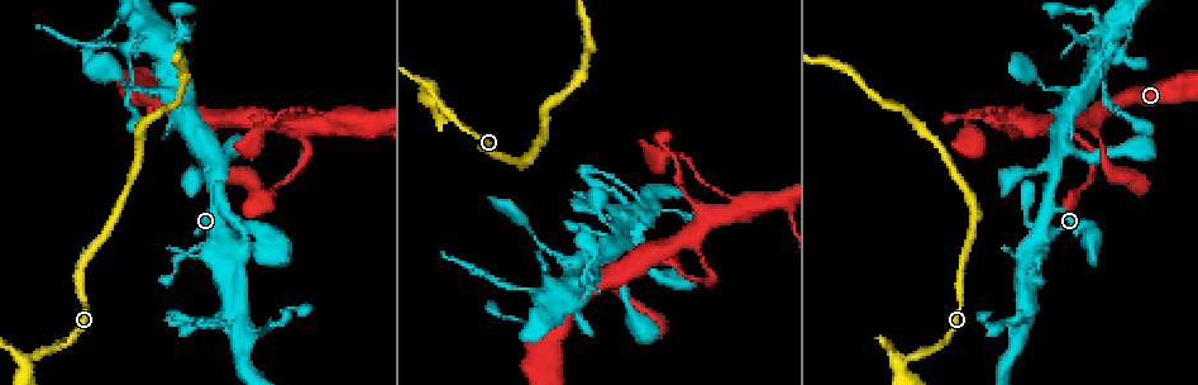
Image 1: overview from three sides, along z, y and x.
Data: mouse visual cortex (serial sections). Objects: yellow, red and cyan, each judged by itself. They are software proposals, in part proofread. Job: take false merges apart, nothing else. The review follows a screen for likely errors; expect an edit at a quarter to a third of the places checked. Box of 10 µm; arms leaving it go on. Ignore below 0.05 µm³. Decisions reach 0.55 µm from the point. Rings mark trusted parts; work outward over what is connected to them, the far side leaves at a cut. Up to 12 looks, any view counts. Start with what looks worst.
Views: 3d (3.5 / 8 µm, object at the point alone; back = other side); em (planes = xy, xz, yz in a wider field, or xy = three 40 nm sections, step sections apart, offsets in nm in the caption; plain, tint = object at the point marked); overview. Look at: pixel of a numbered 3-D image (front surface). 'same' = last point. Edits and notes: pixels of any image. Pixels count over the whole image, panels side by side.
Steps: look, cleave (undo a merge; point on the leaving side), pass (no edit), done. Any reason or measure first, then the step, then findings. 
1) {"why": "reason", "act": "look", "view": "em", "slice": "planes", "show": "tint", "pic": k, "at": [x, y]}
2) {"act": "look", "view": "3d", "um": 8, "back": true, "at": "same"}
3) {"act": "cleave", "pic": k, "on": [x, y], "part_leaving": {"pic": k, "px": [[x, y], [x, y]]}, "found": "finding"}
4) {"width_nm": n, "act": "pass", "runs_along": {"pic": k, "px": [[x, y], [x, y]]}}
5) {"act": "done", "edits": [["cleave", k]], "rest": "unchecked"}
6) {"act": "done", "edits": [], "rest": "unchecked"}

{"why": "a narrow waist", "act": "look", "view": "3d", "um": 3.5, "pic": 1, "at": [703, 259]}

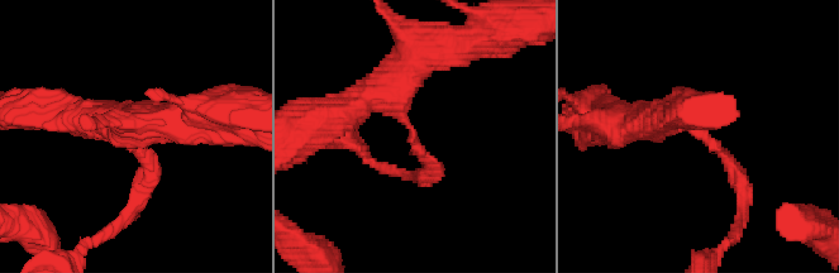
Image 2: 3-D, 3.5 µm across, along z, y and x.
{"arm_widths_nm": [200, 450], "why": "now the EM", "act": "look", "view": "em", "slice": "xy", "step": 3, "show": "tint", "pic": 2, "at": [413, 130]}

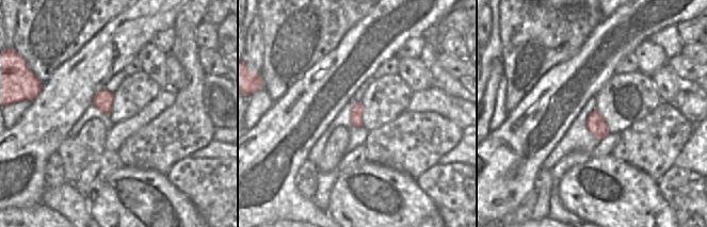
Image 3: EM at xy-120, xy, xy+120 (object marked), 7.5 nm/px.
{"why": "cut it another way", "act": "look", "view": "em", "slice": "xy", "step": 2, "show": "tint", "at": "same"}

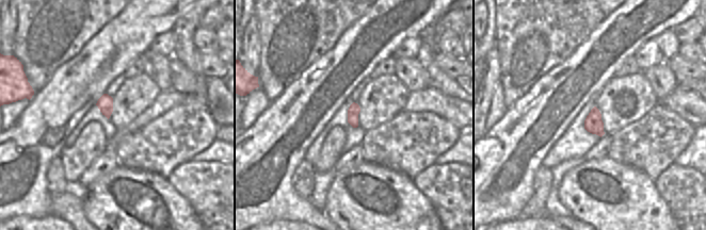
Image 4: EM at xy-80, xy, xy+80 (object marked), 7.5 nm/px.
{"act": "pass", "runs_along": {"pic": 2, "px": [[67, 115], [129, 127], [142, 188]]}, "found": "continuous, no second cell"}

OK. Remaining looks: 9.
{"why": "thin neck", "act": "look", "view": "3d", "um": 8, "back": true, "pic": 1, "at": [670, 153]}

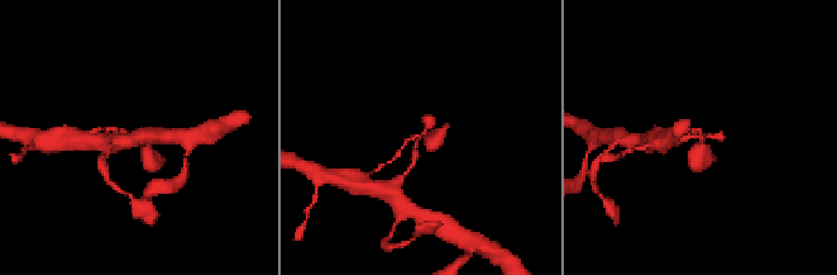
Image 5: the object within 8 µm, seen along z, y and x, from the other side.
{"act": "look", "view": "em", "slice": "xy", "step": 1, "show": "tint", "at": "same"}

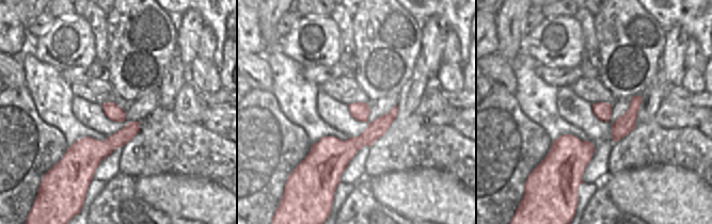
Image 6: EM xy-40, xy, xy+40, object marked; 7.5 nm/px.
{"width_nm": 140, "act": "pass", "runs_along": {"pic": 5, "px": [[412, 164], [417, 136], [444, 132]]}, "found": "all the same cell"}

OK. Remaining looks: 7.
{"why": "sudden change in width", "act": "look", "view": "3d", "um": 3.5, "pic": 1, "at": [435, 87]}

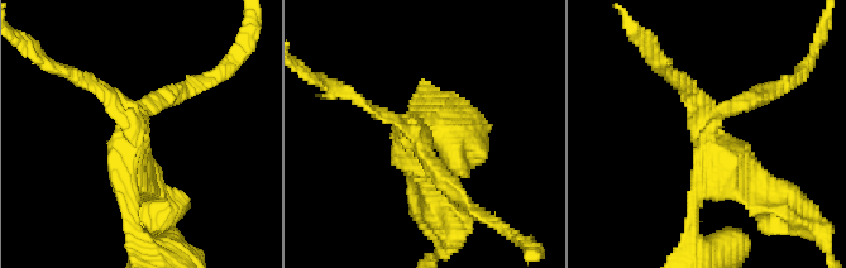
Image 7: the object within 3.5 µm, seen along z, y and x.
{"arms": 3, "arm_widths_nm": [150, 200, 400], "why": "need the tissue", "act": "look", "view": "em", "slice": "xy", "step": 3, "show": "tint", "pic": 7, "at": [418, 136]}

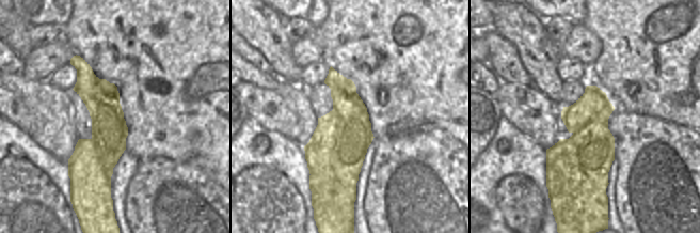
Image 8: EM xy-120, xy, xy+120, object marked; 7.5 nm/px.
{"why": "another direction", "act": "look", "view": "em", "slice": "planes", "show": "tint", "at": "same"}

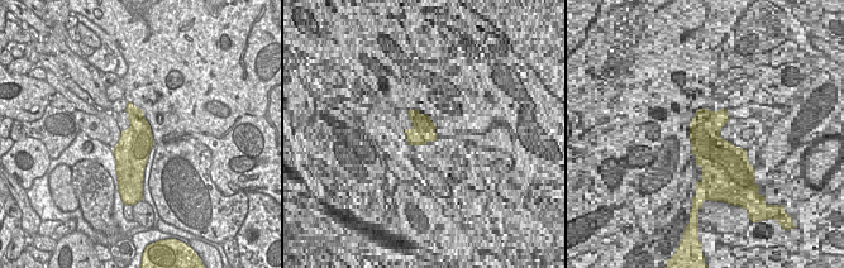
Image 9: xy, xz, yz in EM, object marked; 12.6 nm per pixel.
{"width_nm": 420, "act": "cleave", "pic": 7, "on": [100, 92], "part_leaving": {"pic": 7, "px": [[135, 116], [132, 159], [152, 180]]}, "found": "a second cell is stuck on"}

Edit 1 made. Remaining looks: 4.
{"why": "see it whole again", "act": "look", "view": "overview"}

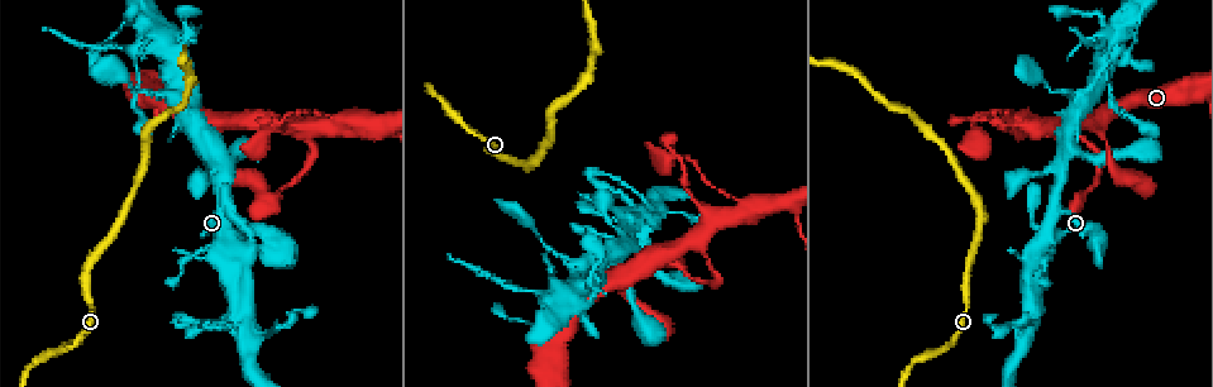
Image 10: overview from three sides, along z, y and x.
{"why": "sharp bend", "act": "look", "view": "3d", "um": 3.5, "pic": 10, "at": [1043, 245]}

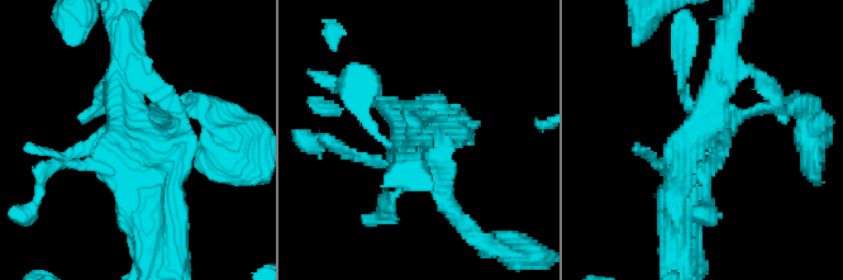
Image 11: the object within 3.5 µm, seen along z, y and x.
{"why": "need the tissue", "act": "look", "view": "em", "slice": "xy", "step": 1, "show": "tint", "pic": 11, "at": [136, 136]}

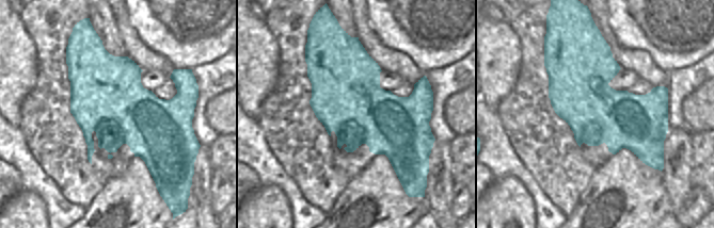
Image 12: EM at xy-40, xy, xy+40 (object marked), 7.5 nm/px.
{"act": "pass", "runs_along": {"pic": 11, "px": [[739, 72], [710, 100], [687, 202]]}, "found": "one cell here"}

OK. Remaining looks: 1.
{"act": "done", "edits": [["cleave", 7]], "rest": "unchecked"}

